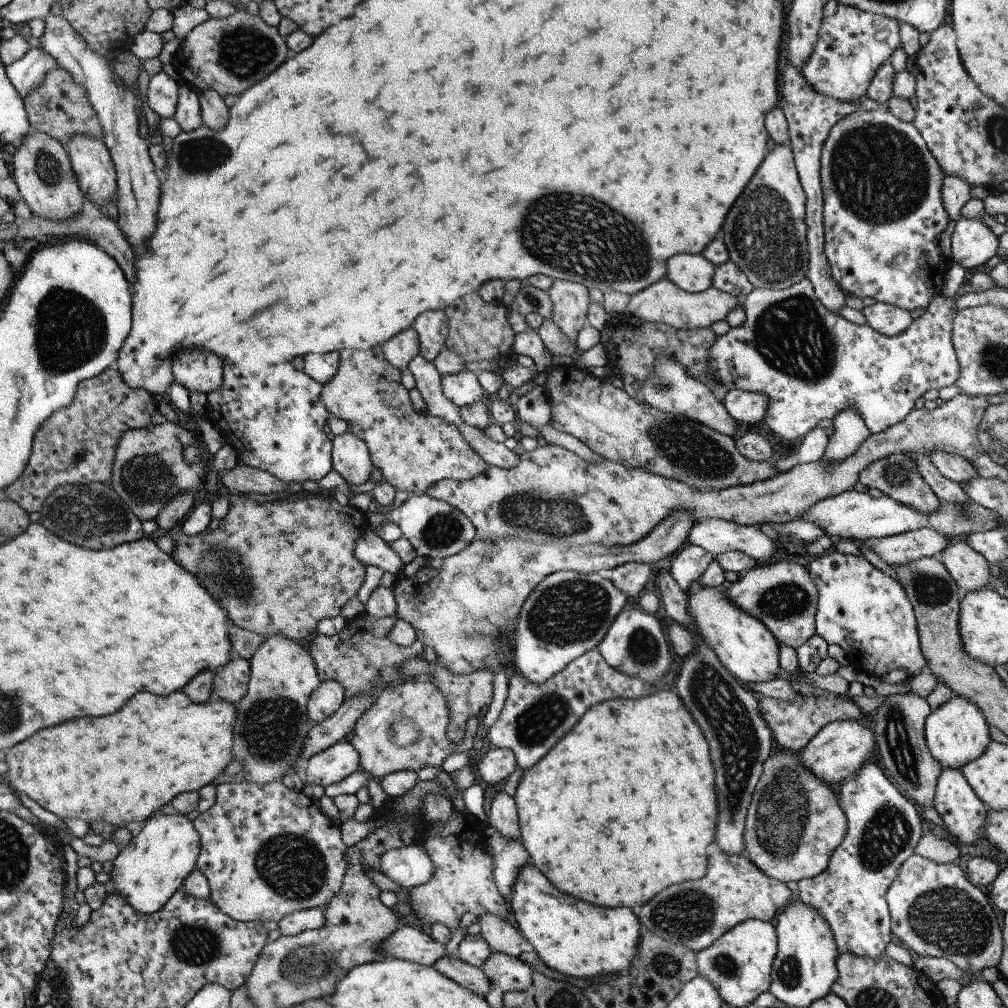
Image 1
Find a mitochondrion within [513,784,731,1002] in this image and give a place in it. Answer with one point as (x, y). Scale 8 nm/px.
(684, 914)

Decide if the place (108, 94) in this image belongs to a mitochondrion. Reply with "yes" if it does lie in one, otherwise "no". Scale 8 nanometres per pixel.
no

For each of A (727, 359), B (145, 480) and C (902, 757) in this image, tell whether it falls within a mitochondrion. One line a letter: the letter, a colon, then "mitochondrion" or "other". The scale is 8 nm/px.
A: other
B: mitochondrion
C: mitochondrion

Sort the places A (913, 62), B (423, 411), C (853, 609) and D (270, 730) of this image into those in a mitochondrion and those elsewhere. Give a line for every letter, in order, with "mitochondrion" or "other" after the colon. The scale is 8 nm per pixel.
A: other
B: other
C: other
D: mitochondrion

